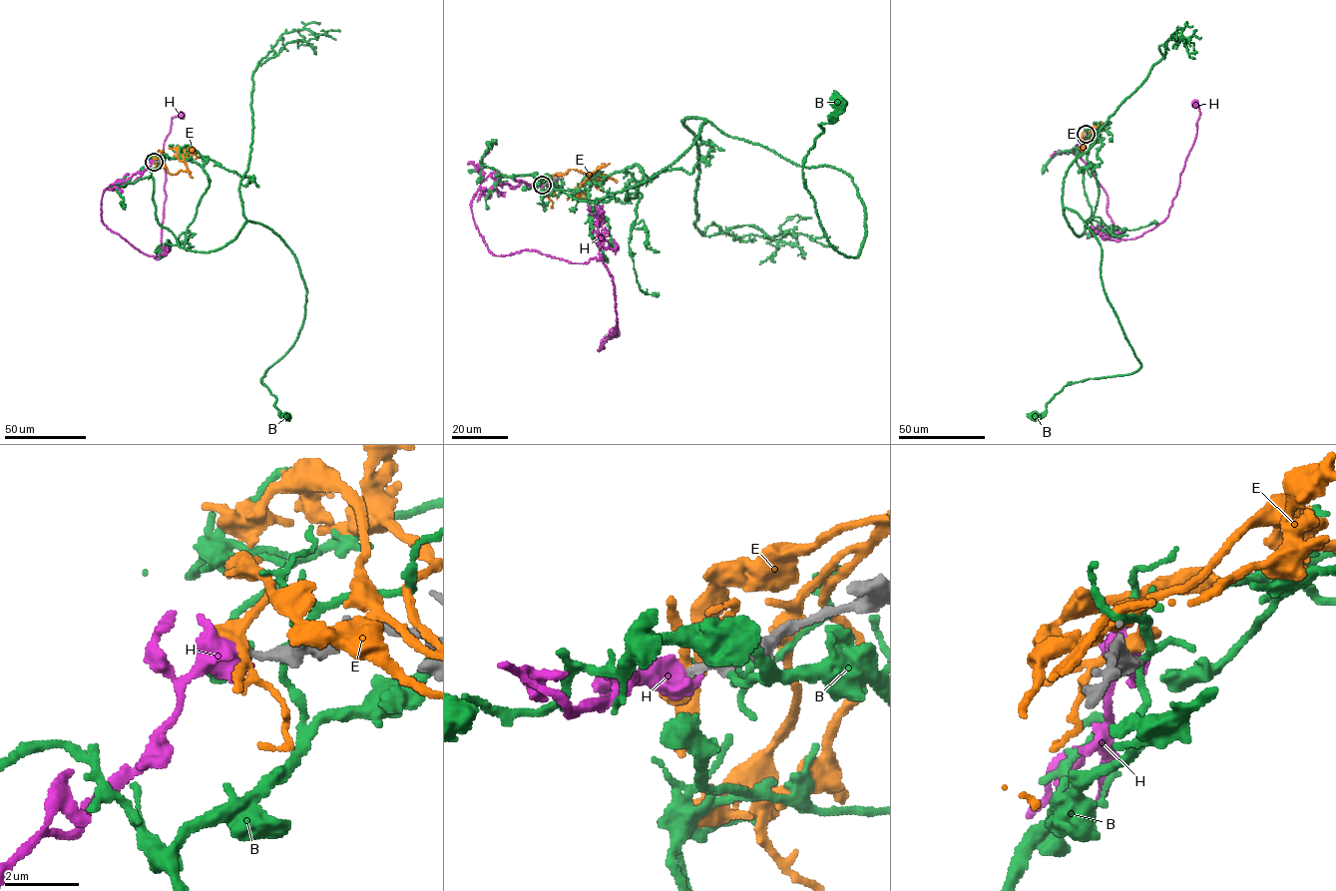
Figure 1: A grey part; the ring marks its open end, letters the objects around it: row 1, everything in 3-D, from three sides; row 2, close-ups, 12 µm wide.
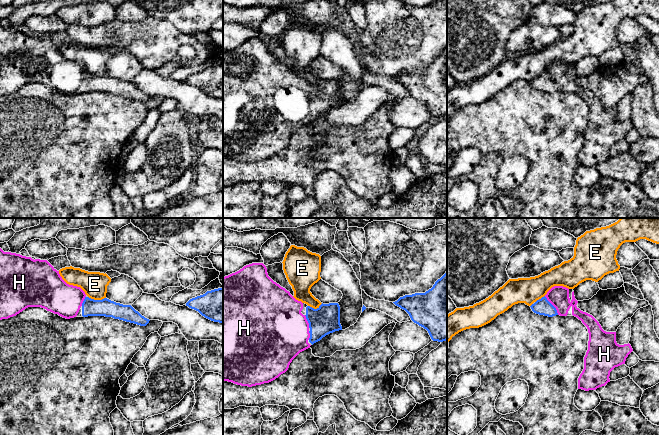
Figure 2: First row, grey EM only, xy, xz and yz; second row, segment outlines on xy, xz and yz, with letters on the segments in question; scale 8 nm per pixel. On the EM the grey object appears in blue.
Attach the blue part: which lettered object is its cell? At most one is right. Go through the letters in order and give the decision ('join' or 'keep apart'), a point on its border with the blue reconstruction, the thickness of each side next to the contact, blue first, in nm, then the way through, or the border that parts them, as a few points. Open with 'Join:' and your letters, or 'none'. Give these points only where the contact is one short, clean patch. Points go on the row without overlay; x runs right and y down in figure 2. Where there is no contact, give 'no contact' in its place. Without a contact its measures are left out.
Join: H
B: keep apart; no contact
E: keep apart; contact xy (97, 76); calibres 140 and 200 nm; border xy (88, 72), (94, 75), (105, 74)
H: join; contact yz (552, 81); calibres 130 and 170 nm; way yz (542, 82), (552, 81), (558, 72)

